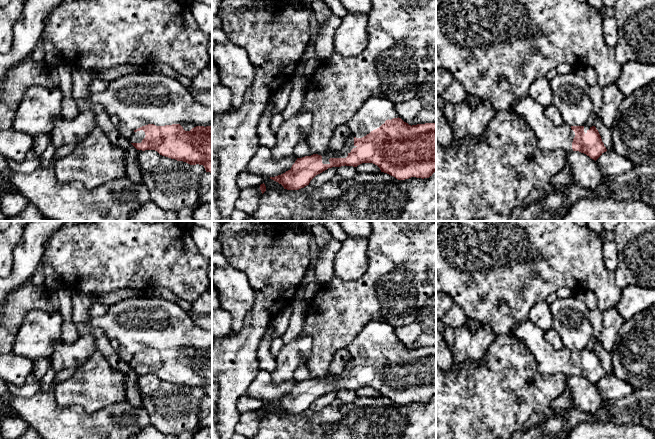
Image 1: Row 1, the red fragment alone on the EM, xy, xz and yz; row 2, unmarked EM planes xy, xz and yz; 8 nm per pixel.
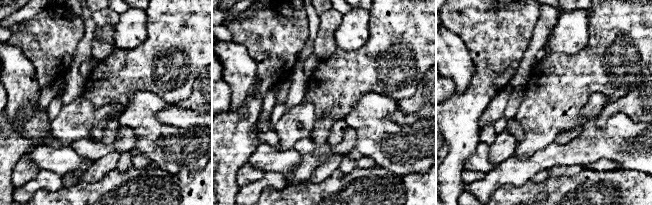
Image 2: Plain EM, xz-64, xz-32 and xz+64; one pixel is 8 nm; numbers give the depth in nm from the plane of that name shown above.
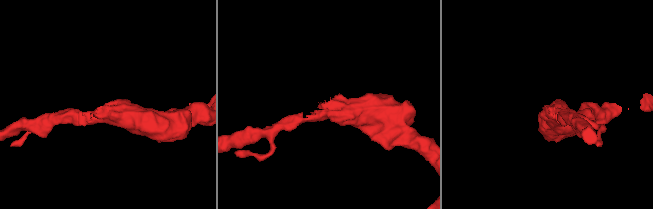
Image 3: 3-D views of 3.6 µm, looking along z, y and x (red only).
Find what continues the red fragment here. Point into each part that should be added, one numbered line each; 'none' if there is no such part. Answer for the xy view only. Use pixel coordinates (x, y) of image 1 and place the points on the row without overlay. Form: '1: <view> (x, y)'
1: xy (137, 361)

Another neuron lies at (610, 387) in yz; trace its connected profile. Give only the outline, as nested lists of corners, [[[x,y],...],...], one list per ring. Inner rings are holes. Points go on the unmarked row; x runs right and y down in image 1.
[[[613,373],[602,377],[596,387],[603,401],[625,398],[634,394],[634,388]]]

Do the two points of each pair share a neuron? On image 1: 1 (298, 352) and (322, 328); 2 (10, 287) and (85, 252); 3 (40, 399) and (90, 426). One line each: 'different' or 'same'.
1: different
2: different
3: same

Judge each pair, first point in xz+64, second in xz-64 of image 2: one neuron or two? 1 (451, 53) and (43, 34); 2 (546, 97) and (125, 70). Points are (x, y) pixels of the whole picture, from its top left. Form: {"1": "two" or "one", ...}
{"1": "two", "2": "one"}

